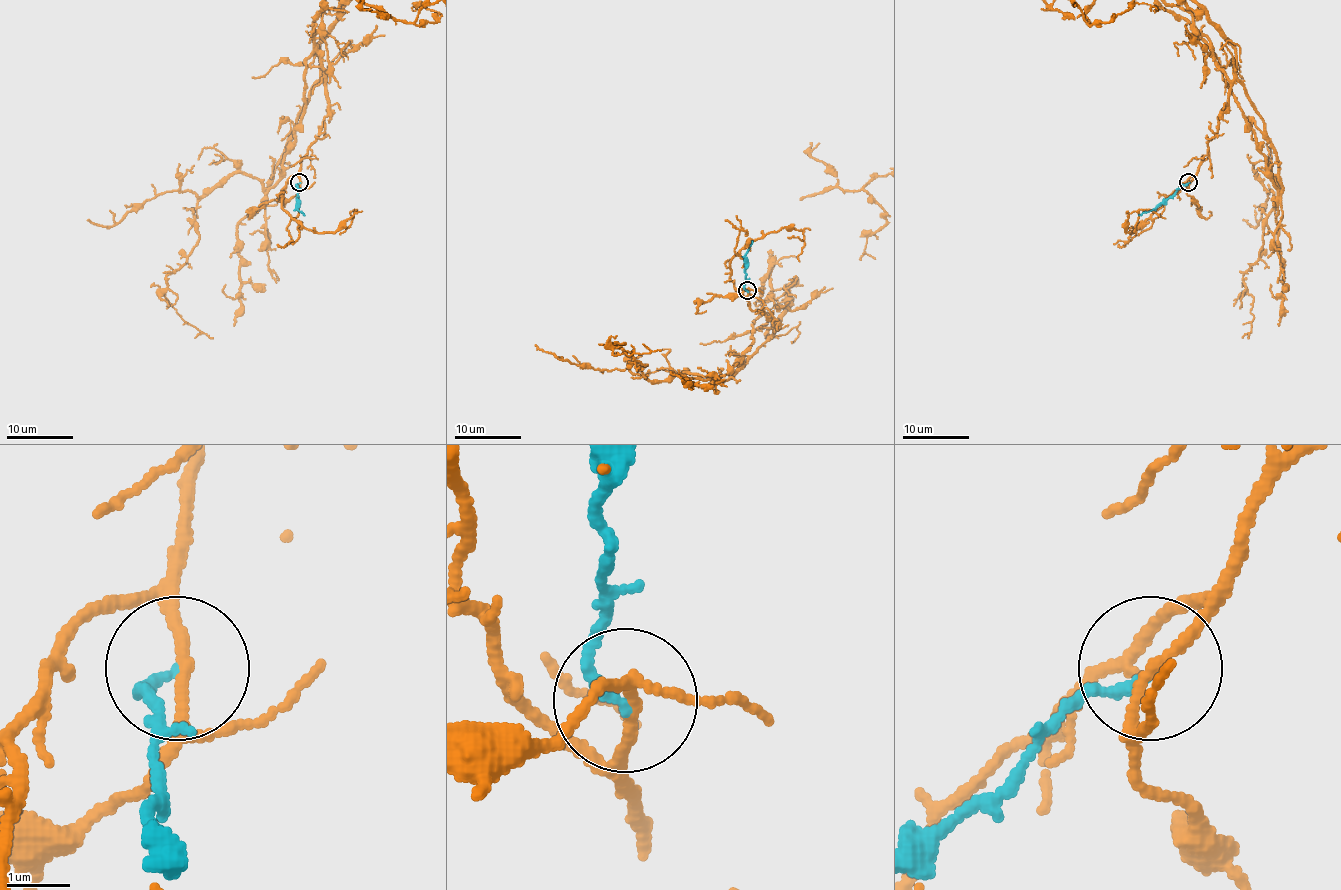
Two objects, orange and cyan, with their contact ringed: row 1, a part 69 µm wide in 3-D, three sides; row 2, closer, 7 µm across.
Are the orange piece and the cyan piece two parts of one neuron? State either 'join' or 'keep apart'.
keep apart

